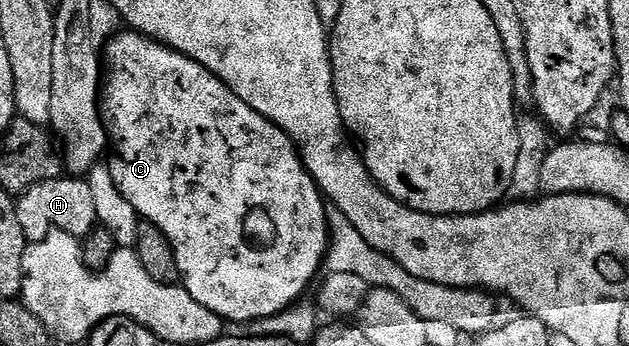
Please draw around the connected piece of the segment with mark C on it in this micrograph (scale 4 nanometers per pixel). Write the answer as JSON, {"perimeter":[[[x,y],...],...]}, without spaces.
{"perimeter":[[[120,32],[116,37],[108,39],[106,49],[108,51],[104,50],[102,54],[102,62],[106,67],[106,77],[102,82],[102,119],[111,142],[111,153],[116,153],[110,159],[114,184],[118,184],[118,192],[122,192],[122,196],[126,196],[130,204],[134,204],[141,219],[157,226],[166,236],[166,240],[170,240],[184,289],[190,292],[190,296],[194,296],[194,300],[198,300],[198,304],[210,308],[210,312],[214,312],[228,324],[272,318],[299,303],[303,299],[300,297],[307,292],[308,285],[317,281],[328,253],[329,207],[315,180],[309,176],[300,152],[290,136],[286,136],[282,128],[266,120],[266,116],[254,112],[254,108],[250,108],[246,100],[238,100],[238,96],[230,92],[230,88],[226,88],[226,84],[222,84],[222,80],[218,80],[218,76],[214,76],[202,64],[182,56],[161,42],[155,42],[153,38],[135,32]]]}

